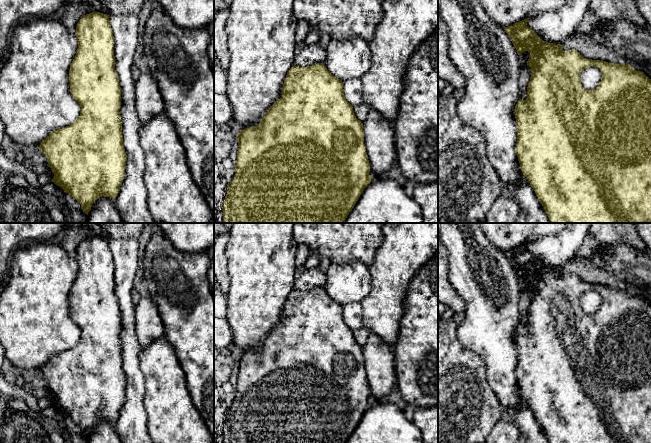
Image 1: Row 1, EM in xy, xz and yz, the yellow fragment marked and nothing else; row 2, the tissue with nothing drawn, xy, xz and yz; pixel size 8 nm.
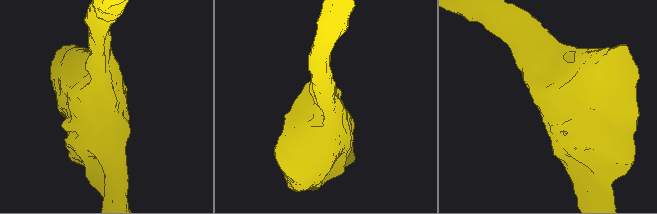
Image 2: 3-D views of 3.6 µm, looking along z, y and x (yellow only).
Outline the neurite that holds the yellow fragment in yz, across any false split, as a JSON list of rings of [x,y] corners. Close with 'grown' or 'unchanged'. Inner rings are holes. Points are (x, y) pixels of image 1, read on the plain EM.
[[[528,244],[516,246],[503,251],[511,261],[518,279],[528,275],[530,277],[527,290],[532,294],[527,311],[527,322],[519,322],[514,339],[517,348],[517,367],[515,375],[521,395],[526,401],[536,420],[541,426],[549,443],[651,443],[651,303],[643,296],[633,293],[629,288],[614,288],[603,284],[584,282],[576,274],[564,275],[563,269],[556,269],[543,265],[527,250]],[[590,290],[596,290],[602,297],[601,306],[594,314],[585,314],[580,305],[580,297]]]; unchanged

